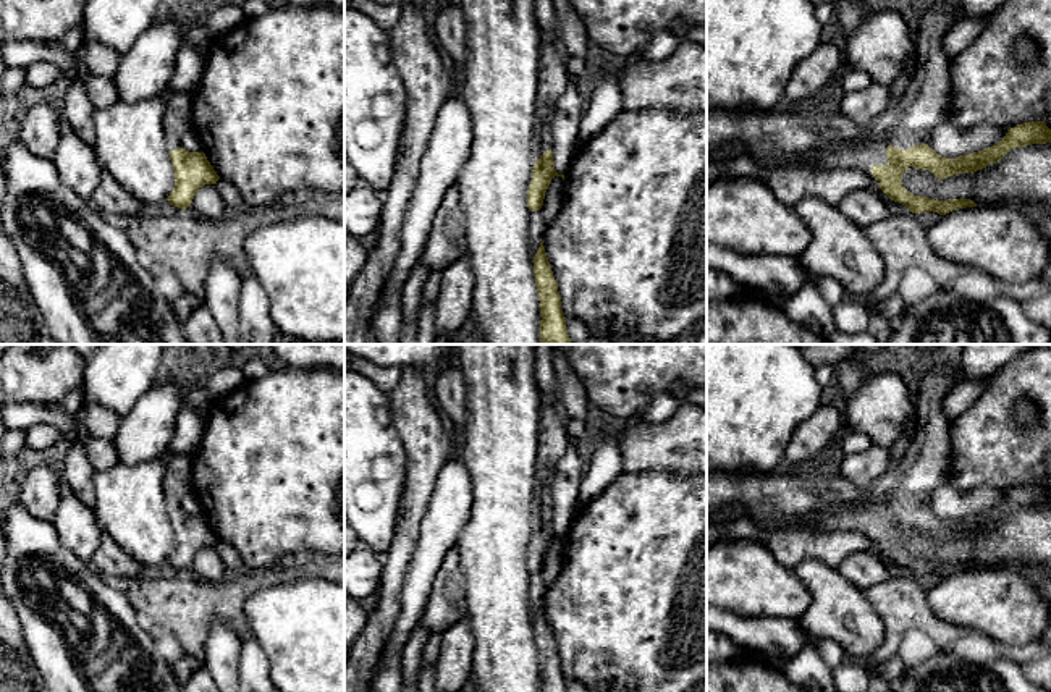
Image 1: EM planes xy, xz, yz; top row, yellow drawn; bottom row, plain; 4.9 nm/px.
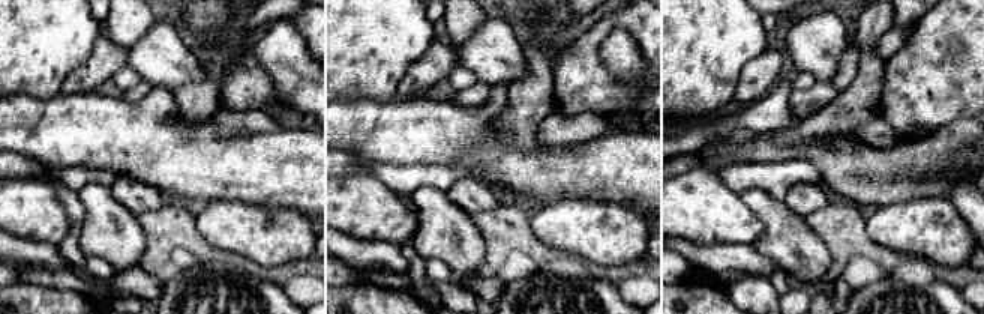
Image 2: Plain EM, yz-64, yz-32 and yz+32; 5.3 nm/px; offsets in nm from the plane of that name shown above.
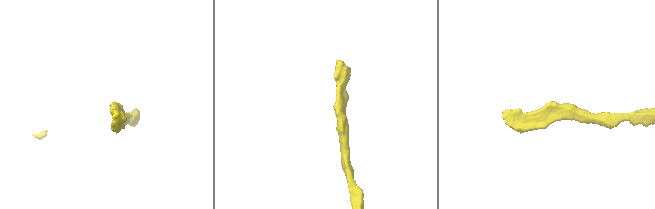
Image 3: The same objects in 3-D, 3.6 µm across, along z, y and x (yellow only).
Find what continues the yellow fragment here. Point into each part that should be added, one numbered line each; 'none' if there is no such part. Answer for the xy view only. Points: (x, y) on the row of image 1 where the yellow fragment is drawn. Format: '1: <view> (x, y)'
1: xy (178, 105)

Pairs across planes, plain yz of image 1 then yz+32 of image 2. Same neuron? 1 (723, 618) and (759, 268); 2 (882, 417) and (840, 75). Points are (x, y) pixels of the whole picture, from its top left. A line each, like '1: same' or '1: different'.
1: same
2: different

